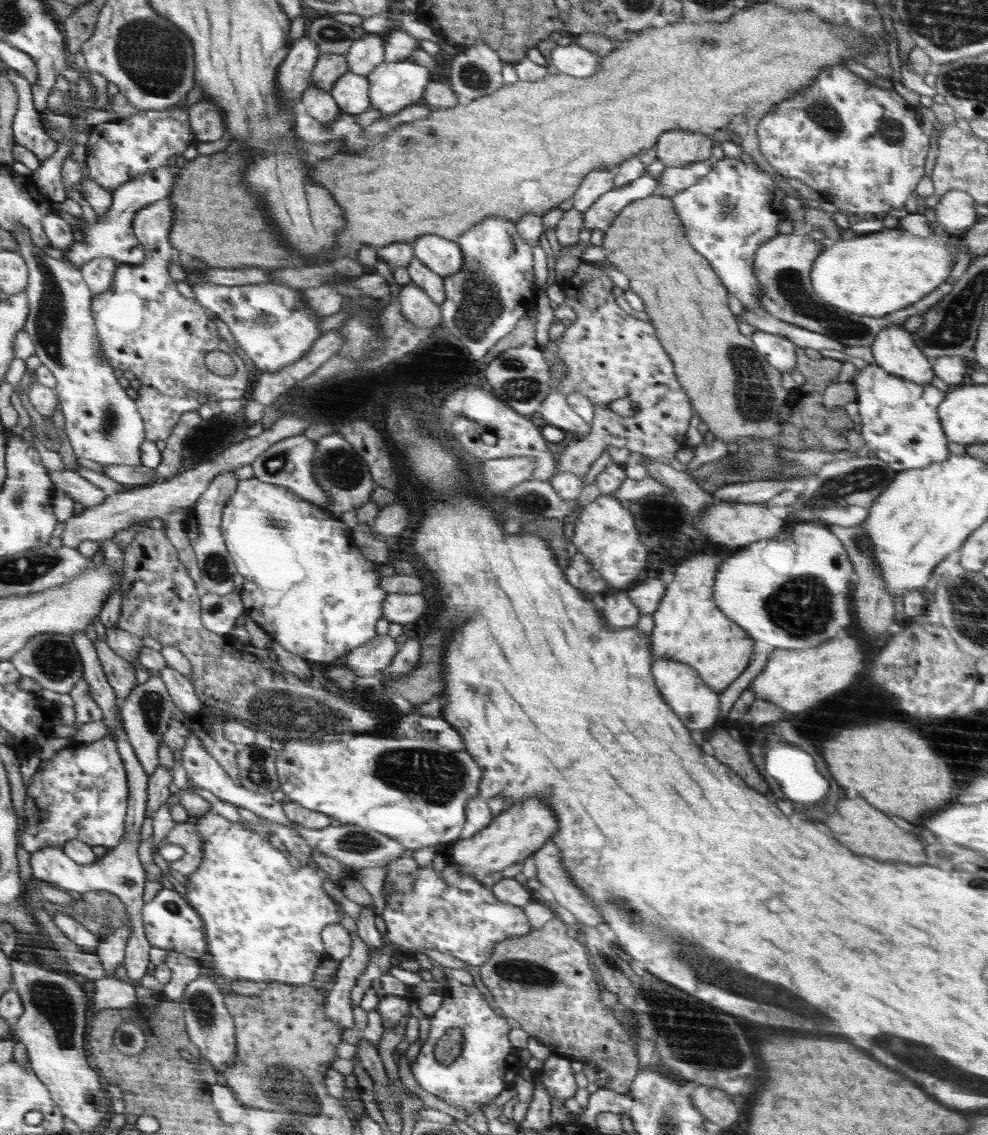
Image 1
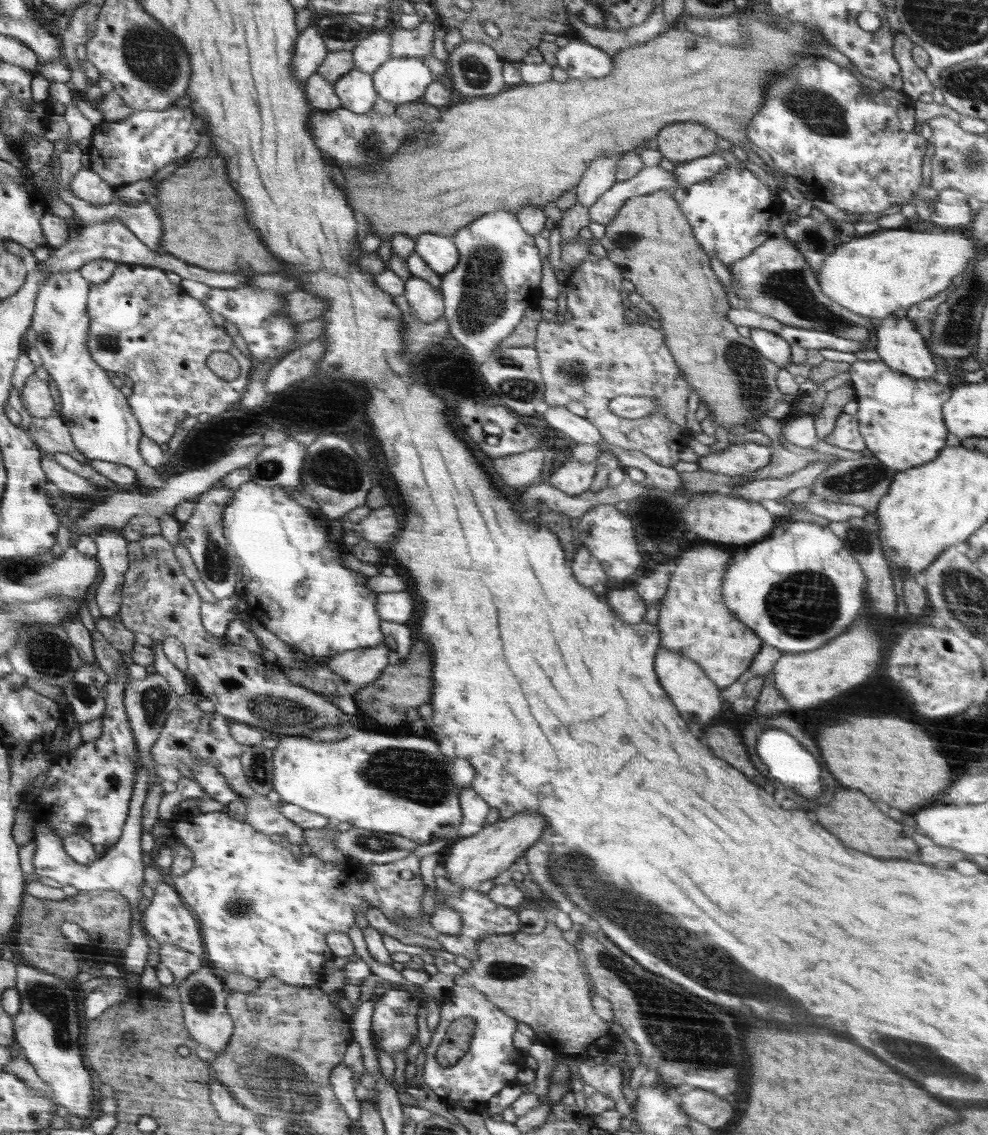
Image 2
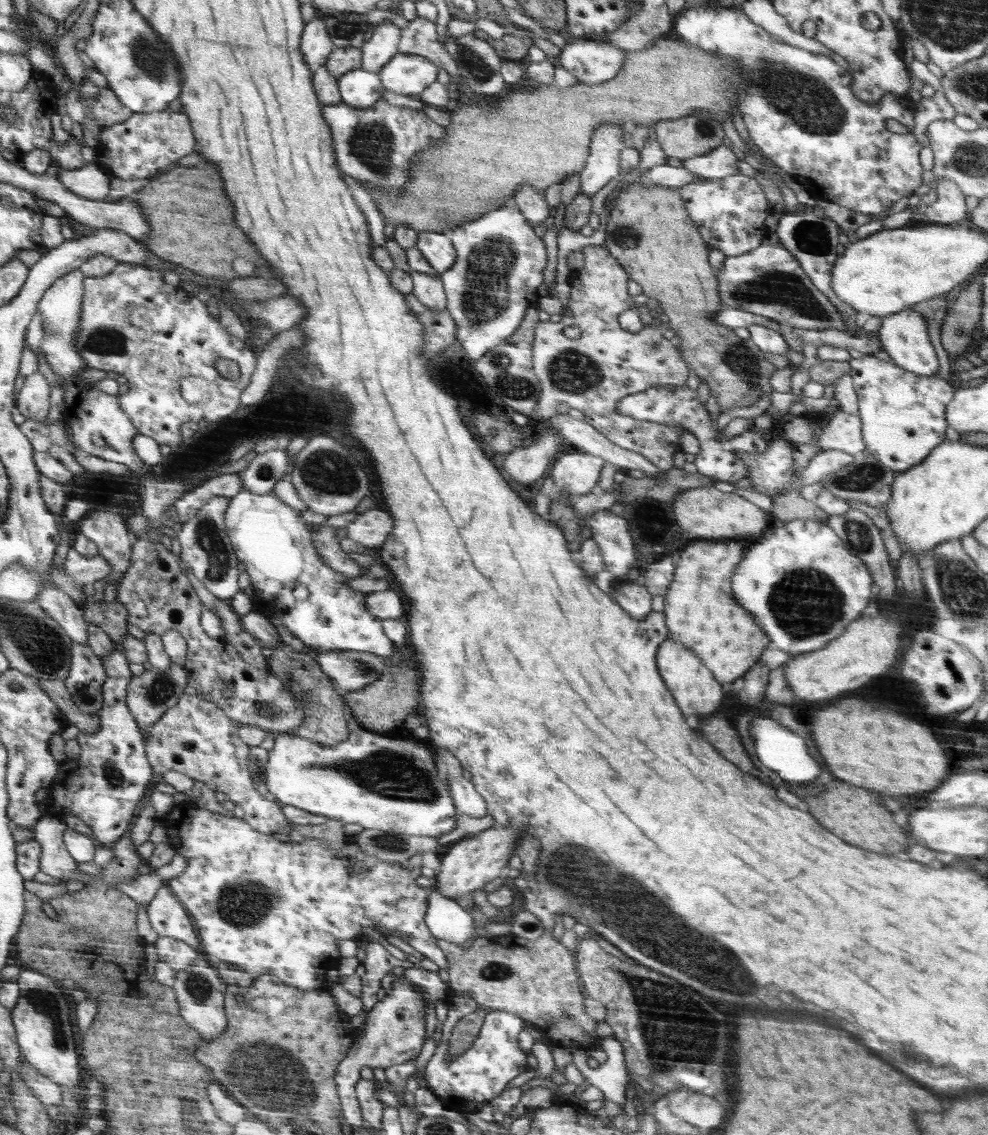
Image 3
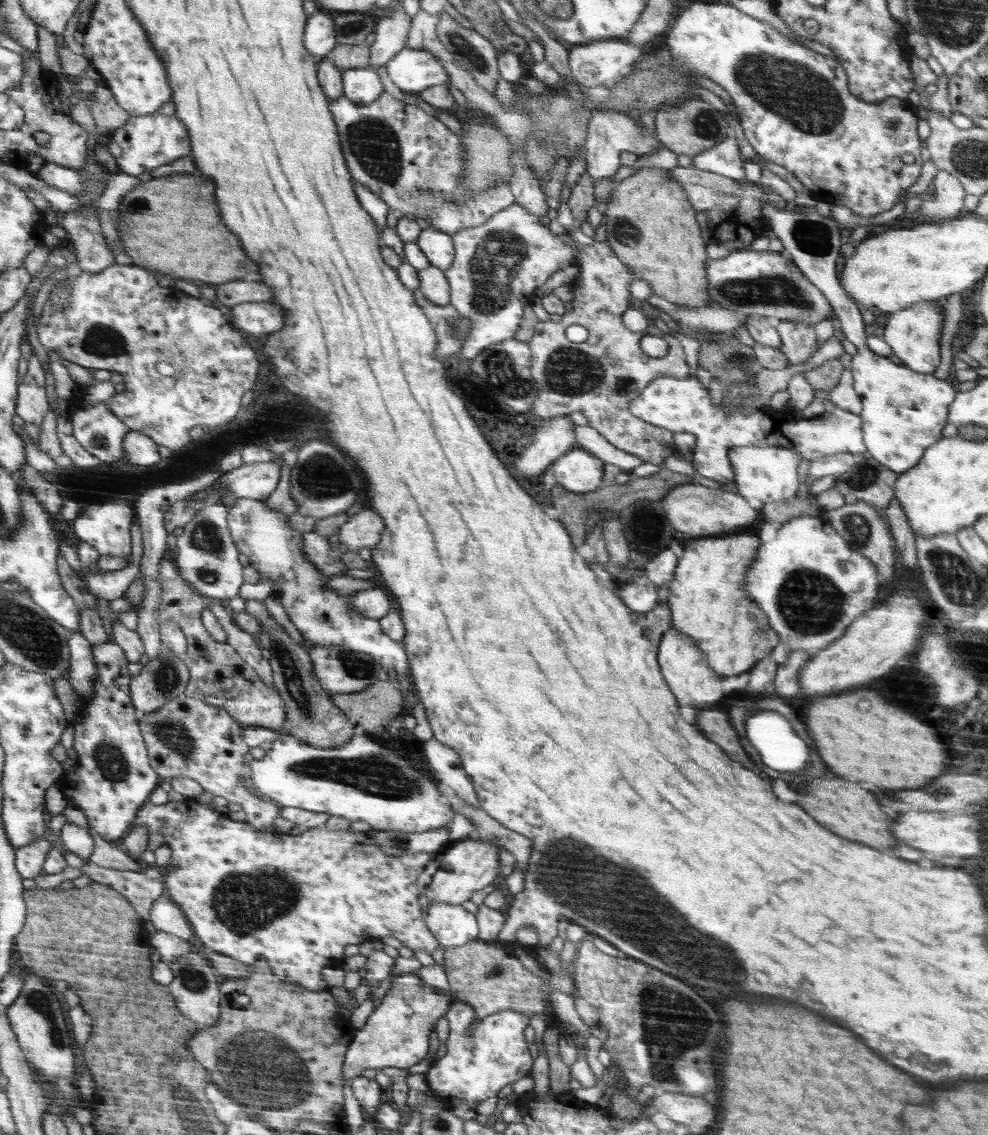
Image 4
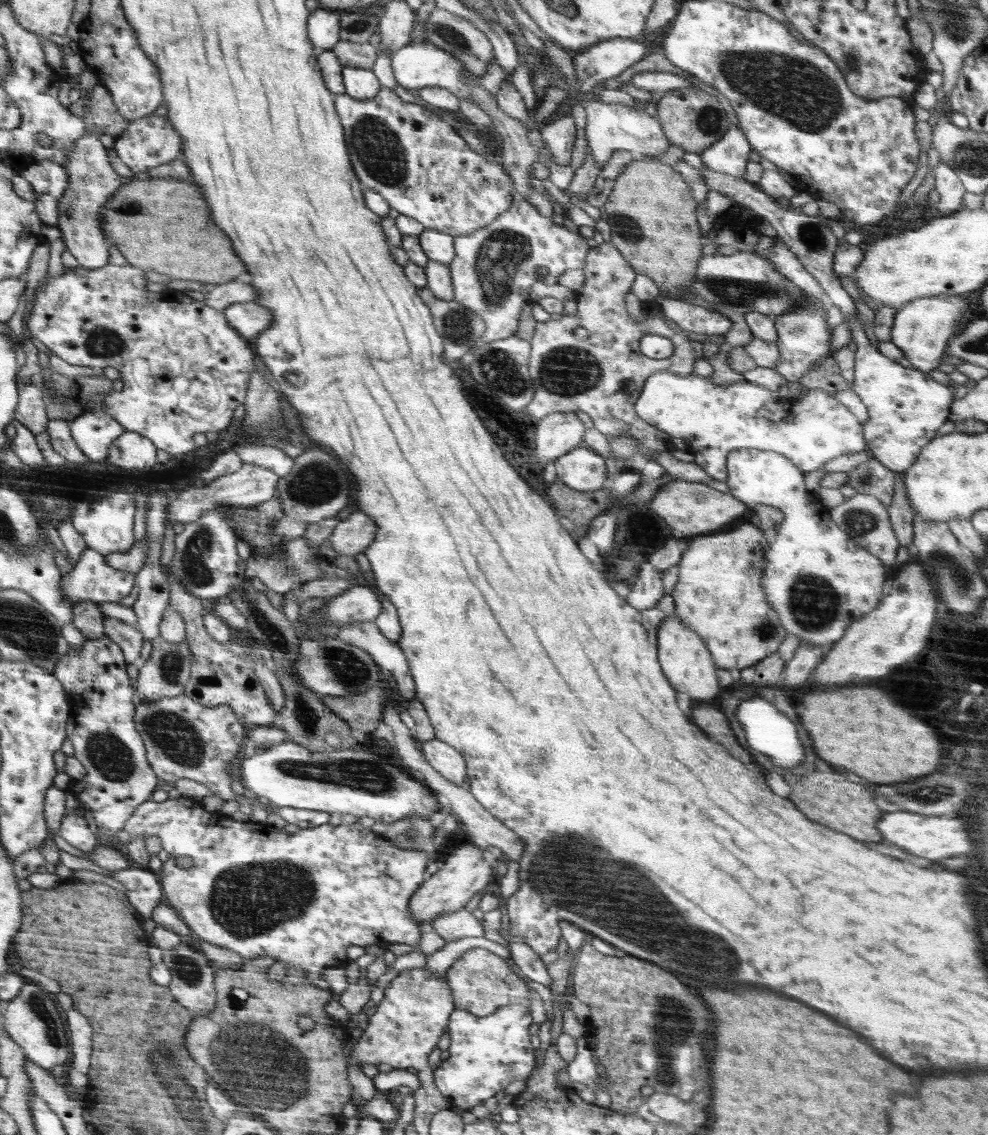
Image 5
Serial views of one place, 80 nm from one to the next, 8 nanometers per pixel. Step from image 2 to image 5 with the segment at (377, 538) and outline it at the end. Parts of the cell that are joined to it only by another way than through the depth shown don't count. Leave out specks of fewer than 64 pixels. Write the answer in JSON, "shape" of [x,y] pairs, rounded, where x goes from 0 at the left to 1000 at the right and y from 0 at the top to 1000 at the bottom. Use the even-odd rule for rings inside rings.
{"shape":[[[358,451],[344,459],[331,475],[343,489],[359,490],[374,481],[381,466],[378,456],[370,452]]]}

